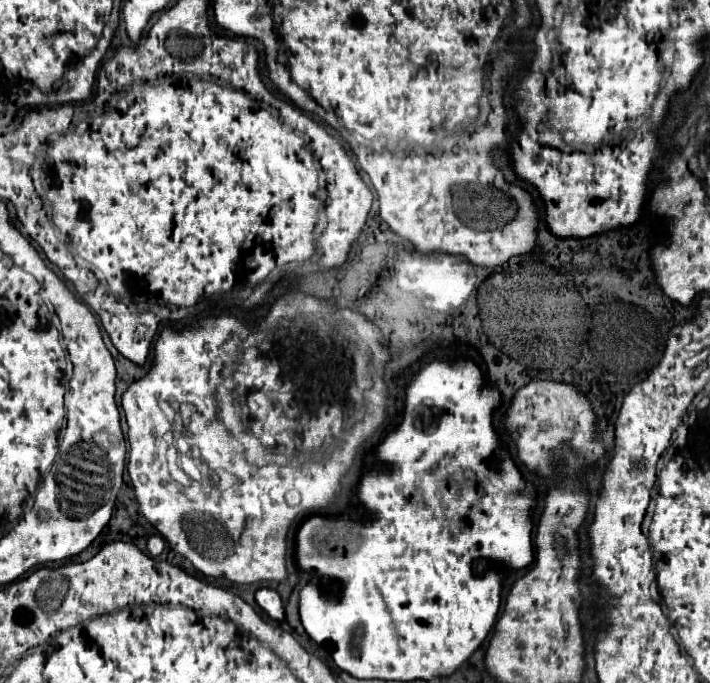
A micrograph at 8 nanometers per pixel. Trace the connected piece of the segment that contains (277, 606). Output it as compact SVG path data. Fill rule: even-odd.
M260 588L256 592L256 602L258 606L274 620L284 620L284 608L282 608L282 600L278 596L276 590L272 588Z

